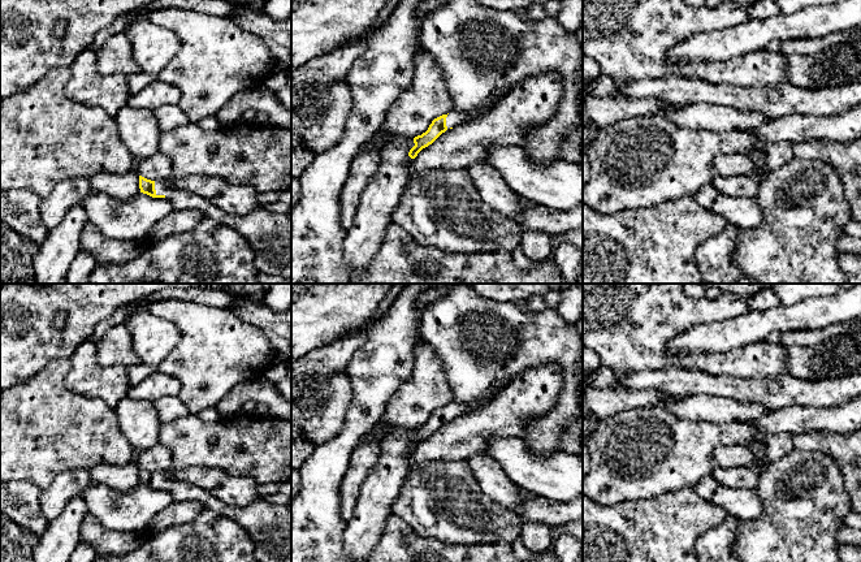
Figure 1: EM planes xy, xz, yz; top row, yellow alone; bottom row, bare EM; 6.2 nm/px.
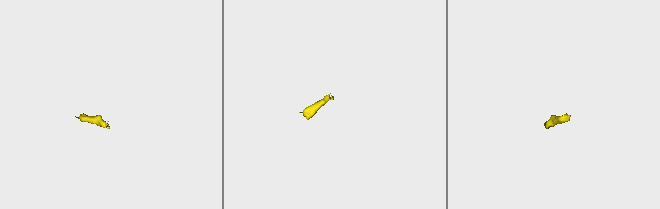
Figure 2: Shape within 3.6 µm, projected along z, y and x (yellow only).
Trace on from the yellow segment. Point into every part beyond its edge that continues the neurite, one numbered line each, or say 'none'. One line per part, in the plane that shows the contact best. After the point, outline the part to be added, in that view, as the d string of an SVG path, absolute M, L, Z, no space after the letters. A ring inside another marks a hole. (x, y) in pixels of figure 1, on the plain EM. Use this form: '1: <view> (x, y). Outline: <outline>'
1: xy (268, 526). Outline: M155 472L156 487L165 487L174 501L198 501L204 507L238 523L254 542L258 562L291 562L291 509L258 500L246 507L233 507L205 489Z

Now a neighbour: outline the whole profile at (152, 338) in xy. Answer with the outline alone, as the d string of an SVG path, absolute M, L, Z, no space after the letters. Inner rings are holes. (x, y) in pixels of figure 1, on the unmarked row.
M147 311L131 312L125 321L140 363L157 369L181 340L178 328Z

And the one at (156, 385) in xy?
M155 371L139 384L130 386L127 397L155 402L163 397L177 397L181 382L169 375Z

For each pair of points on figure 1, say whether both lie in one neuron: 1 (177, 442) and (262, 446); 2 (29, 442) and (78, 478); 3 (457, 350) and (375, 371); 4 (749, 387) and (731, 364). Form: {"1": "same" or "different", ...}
{"1": "same", "2": "different", "3": "different", "4": "different"}

